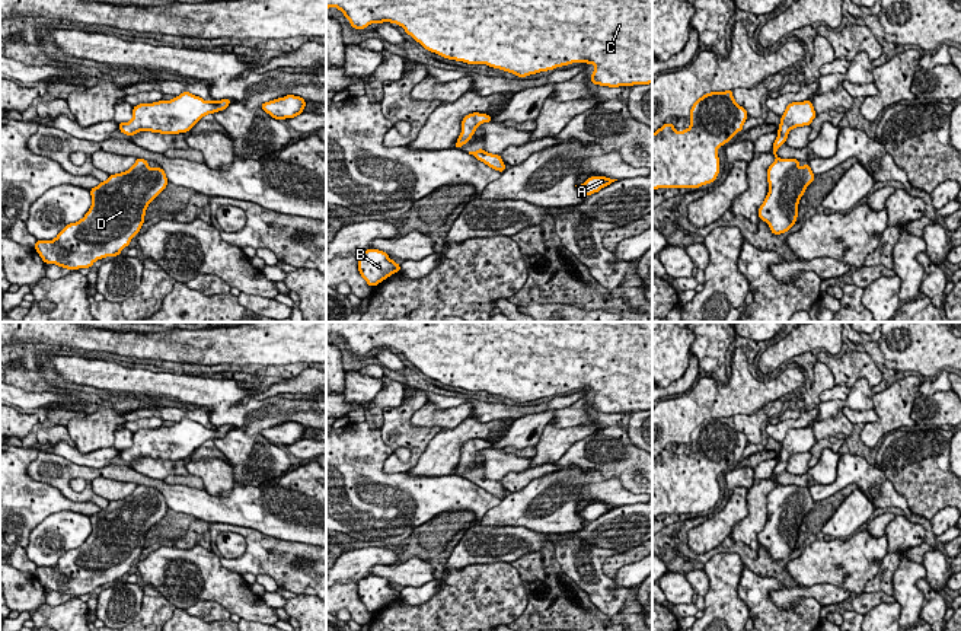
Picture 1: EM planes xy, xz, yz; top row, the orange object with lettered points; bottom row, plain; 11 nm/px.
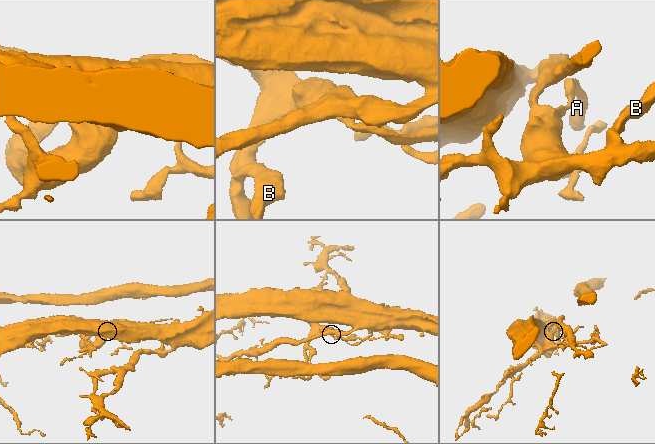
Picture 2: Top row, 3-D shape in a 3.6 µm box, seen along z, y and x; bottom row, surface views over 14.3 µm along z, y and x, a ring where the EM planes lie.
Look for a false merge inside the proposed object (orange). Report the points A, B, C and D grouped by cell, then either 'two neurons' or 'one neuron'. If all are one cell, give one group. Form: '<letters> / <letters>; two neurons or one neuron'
A B C D; one neuron

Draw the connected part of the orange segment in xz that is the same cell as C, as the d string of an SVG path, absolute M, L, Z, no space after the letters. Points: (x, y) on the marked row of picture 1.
M326 0L326 9L329 7L341 10L354 29L365 29L374 22L395 22L431 52L467 64L486 64L520 79L572 63L587 63L596 67L590 77L593 85L619 87L652 83L652 0Z

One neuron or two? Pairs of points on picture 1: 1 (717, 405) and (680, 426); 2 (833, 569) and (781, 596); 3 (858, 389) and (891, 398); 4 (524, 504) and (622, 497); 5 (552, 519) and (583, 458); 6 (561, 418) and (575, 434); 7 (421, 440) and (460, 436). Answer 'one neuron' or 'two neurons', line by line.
1: one neuron
2: two neurons
3: two neurons
4: one neuron
5: two neurons
6: two neurons
7: two neurons

